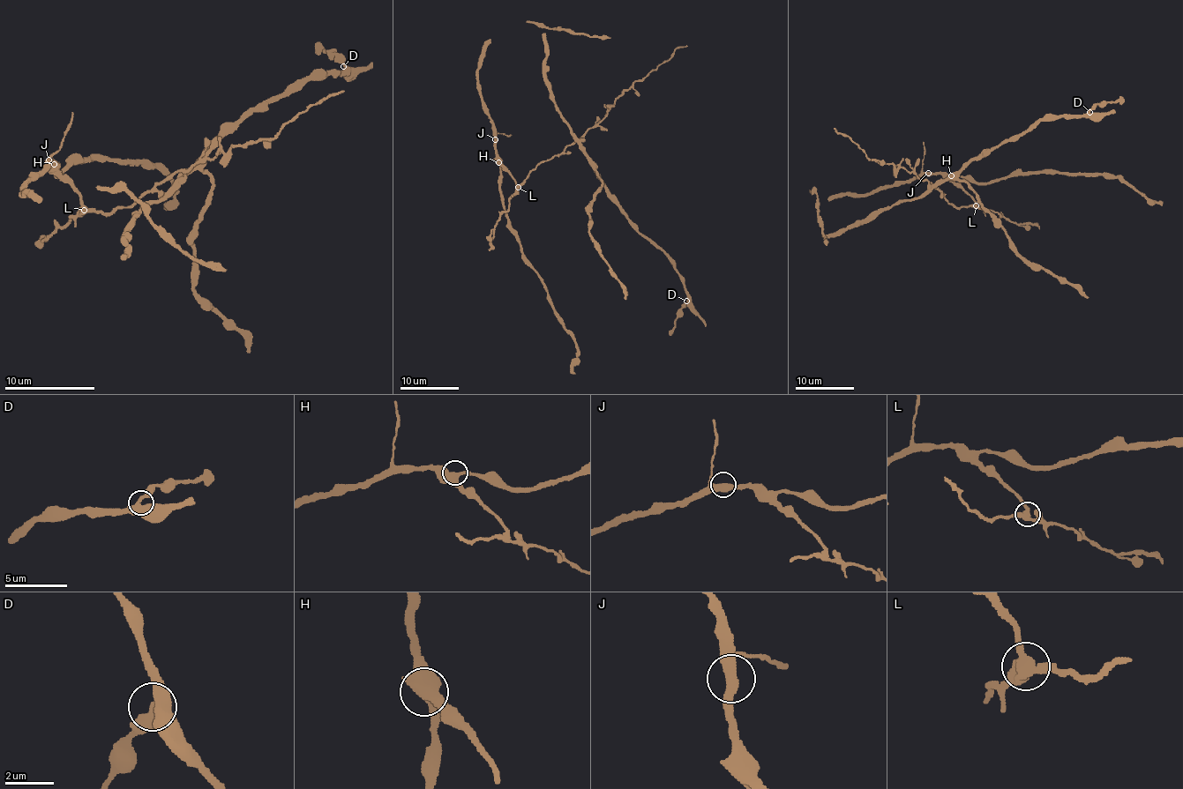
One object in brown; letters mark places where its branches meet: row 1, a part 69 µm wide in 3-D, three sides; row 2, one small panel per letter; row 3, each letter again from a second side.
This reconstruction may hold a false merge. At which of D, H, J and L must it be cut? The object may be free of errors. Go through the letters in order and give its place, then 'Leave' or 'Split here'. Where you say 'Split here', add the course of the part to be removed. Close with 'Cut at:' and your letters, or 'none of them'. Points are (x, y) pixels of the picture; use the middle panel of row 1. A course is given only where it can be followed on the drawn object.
D: Place: (686, 301). Leave
H: Place: (498, 162). Leave
J: Place: (495, 139). Leave
L: Place: (518, 187). Split here. Course of the part to remove: (517, 188), (541, 162), (551, 160), (602, 118), (615, 100), (633, 83), (641, 81), (677, 48), (686, 45)
Cut at: L

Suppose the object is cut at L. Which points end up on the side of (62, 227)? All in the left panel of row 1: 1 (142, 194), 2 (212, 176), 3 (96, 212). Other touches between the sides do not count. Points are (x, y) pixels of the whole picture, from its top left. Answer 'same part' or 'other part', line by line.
1: same part
2: other part
3: same part

